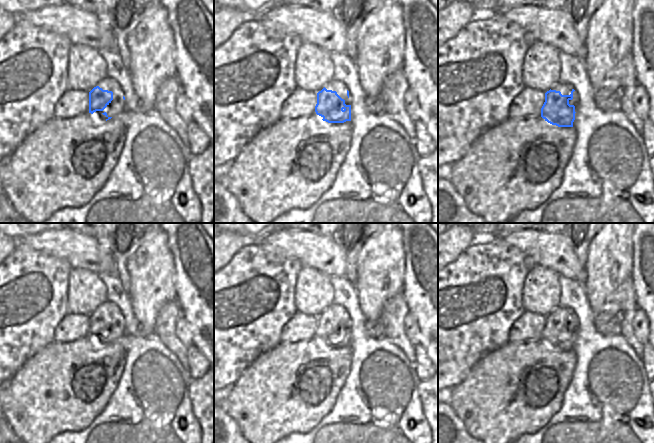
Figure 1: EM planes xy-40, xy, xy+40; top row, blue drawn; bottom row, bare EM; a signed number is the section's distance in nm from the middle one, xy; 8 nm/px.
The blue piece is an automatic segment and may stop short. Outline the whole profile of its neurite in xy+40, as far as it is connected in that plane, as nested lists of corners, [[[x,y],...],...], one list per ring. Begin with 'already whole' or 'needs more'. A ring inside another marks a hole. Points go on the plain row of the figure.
needs more; [[[558,307],[545,317],[541,341],[558,351],[573,351],[579,320],[572,309]]]

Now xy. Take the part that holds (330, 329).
needs more; [[[332,303],[317,317],[315,336],[328,347],[351,345],[351,321],[347,310]]]

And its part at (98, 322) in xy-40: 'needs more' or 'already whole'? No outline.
needs more

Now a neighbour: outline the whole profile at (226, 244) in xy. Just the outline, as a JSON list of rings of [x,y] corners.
[[[219,231],[214,236],[214,273],[225,267],[249,241],[238,233]]]

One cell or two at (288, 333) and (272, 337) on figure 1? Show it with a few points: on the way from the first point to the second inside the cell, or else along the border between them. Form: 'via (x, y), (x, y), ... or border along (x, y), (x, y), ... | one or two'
border along (293, 315), (281, 330), (280, 342) | two

